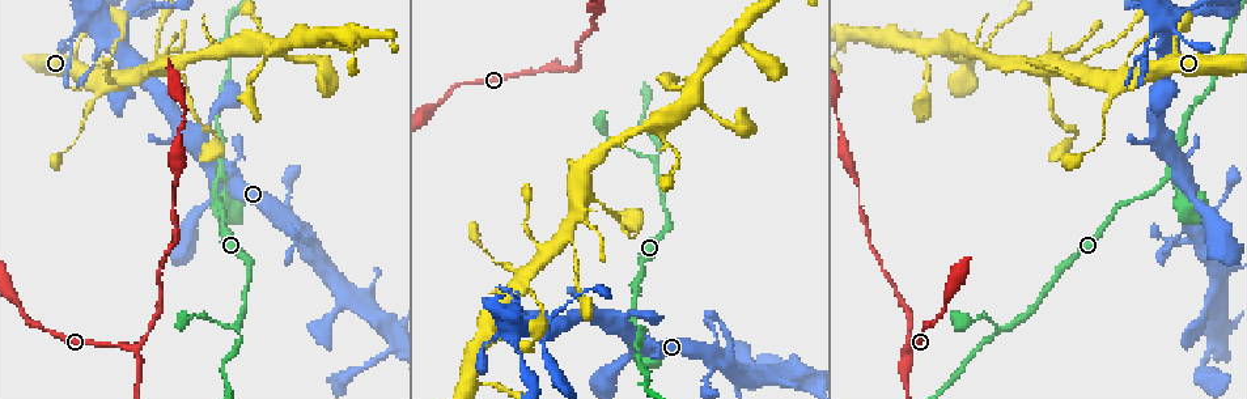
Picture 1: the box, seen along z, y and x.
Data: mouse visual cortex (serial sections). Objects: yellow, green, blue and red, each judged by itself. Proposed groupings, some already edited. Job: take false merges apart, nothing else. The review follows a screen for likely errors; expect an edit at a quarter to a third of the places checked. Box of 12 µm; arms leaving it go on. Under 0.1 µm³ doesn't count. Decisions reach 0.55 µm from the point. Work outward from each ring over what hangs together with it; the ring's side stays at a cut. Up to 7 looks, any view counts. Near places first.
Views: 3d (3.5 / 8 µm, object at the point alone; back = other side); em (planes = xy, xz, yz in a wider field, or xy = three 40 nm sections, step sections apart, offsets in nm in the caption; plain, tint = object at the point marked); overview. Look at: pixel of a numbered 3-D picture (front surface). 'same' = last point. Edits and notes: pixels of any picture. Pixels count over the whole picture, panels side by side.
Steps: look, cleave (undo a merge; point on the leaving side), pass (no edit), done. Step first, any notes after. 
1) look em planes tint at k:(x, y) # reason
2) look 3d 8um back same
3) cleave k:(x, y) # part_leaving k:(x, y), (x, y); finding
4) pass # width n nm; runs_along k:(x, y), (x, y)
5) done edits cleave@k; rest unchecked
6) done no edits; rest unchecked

look 3d 3.5um at 1:(1040, 73) # sharp bend

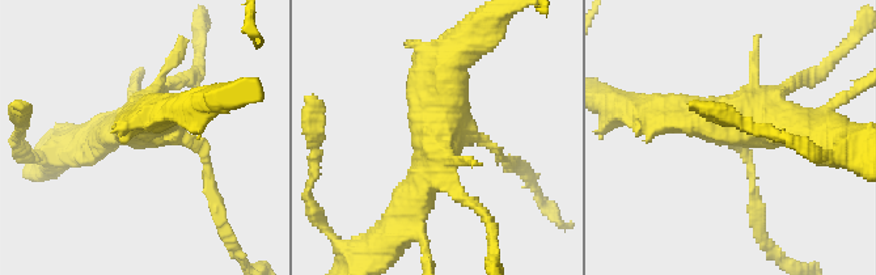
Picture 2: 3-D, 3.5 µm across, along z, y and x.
look em planes tint at 2:(168, 134)

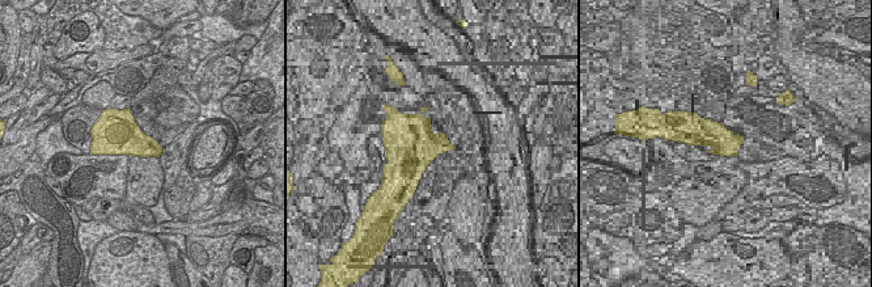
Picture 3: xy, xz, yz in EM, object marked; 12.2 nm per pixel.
pass # runs_along 2:(409, 208), (465, 50); continuous, no second cell

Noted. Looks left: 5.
look 3d 3.5um at 1:(518, 340) # abrupt turn

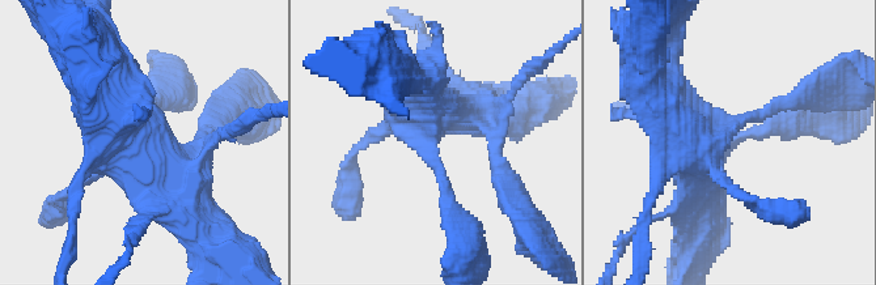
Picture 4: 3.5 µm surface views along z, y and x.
look em xy step 1 tint at 4:(429, 135)

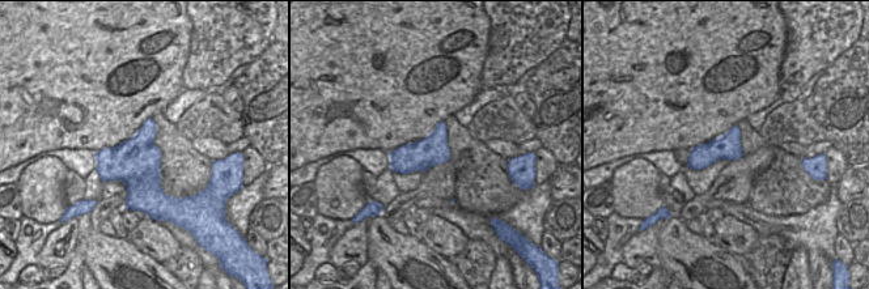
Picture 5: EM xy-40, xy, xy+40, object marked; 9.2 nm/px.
pass # runs_along 4:(701, 215), (698, 145), (769, 110); all the same cell

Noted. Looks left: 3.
look 3d 3.5um at 1:(136, 347) # sharp bend

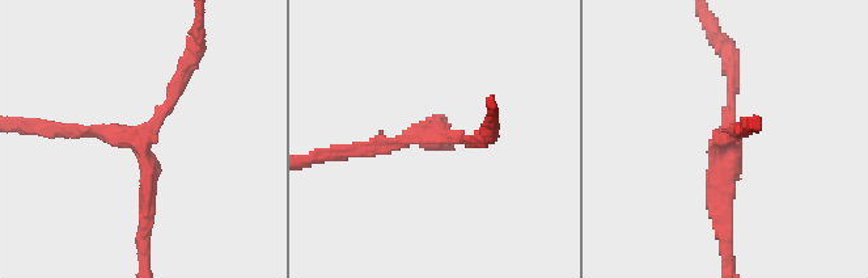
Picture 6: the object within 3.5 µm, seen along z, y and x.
pass # runs_along 6:(58, 127), (142, 139), (186, 63); continuous, no second cell

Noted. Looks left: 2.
done no edits; rest unchecked

